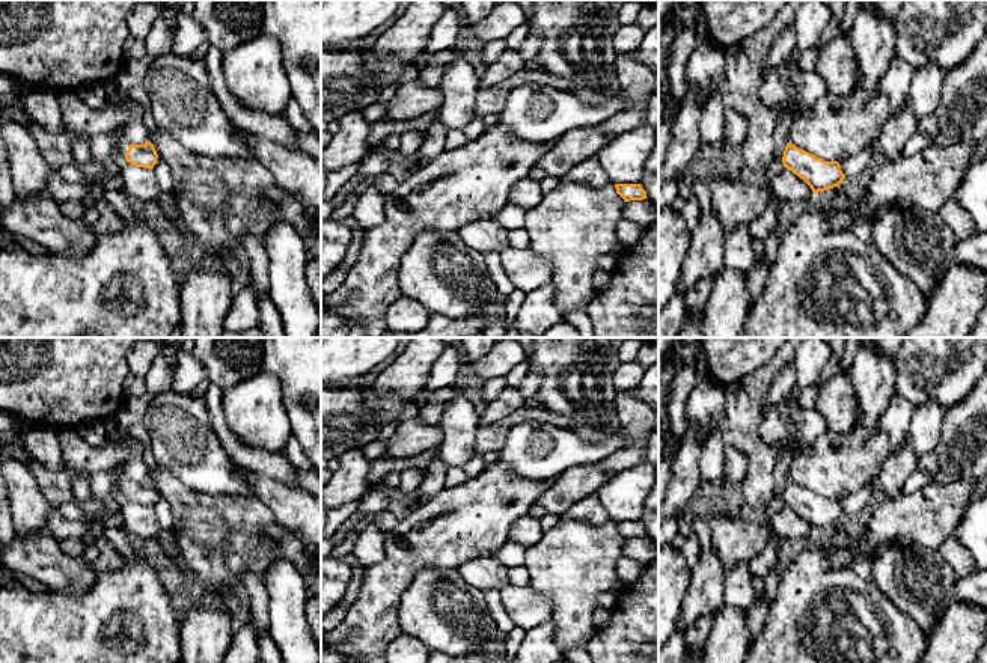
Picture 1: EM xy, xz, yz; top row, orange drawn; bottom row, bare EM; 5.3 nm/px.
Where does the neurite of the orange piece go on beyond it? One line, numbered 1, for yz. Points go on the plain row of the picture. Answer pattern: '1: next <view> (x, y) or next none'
1: next none

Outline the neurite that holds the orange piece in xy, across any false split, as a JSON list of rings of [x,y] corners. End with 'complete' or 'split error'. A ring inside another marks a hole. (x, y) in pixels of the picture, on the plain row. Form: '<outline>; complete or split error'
[[[125,463],[108,470],[112,482],[119,487],[128,500],[136,505],[154,506],[158,491],[154,482],[148,478],[145,482],[134,482],[125,473]]]; split error

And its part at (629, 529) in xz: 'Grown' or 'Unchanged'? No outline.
Unchanged

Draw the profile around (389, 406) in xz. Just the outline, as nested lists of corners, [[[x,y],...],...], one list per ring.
[[[422,389],[410,399],[407,399],[404,396],[398,396],[395,393],[387,393],[380,398],[369,395],[363,401],[363,405],[366,410],[369,410],[372,413],[374,420],[381,428],[381,431],[386,434],[386,432],[389,432],[393,420],[399,416],[402,407],[407,402],[411,402],[417,408],[420,408],[429,402],[431,395],[432,395],[432,390],[426,390],[426,389]]]

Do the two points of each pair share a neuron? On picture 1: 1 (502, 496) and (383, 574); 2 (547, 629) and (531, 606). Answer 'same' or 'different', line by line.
1: same
2: different

